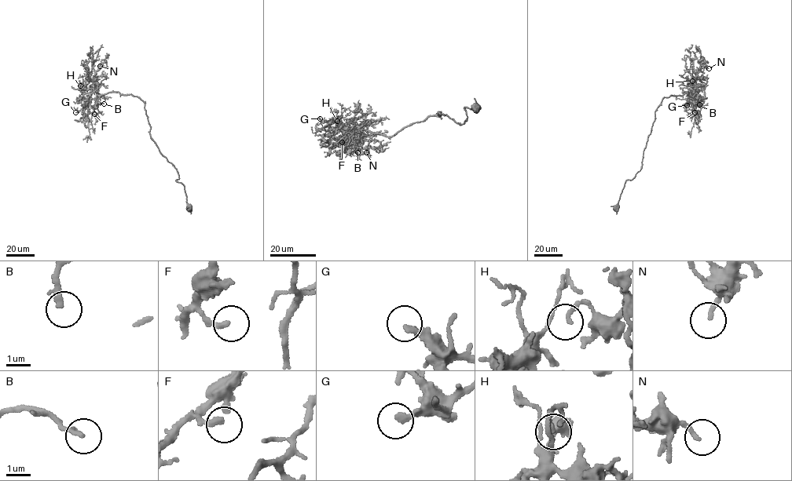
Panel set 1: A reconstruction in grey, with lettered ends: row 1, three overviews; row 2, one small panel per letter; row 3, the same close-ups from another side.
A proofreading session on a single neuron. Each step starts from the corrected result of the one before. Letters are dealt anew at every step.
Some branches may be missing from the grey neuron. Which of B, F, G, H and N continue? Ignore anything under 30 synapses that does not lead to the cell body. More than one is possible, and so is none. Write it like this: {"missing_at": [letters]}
{"missing_at": ["B", "F"]}

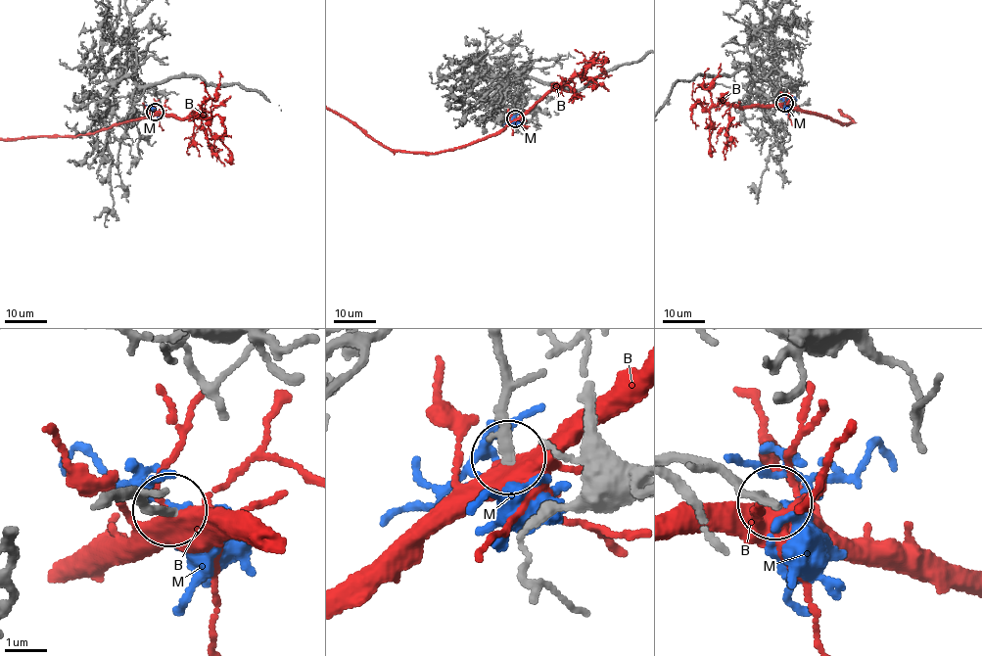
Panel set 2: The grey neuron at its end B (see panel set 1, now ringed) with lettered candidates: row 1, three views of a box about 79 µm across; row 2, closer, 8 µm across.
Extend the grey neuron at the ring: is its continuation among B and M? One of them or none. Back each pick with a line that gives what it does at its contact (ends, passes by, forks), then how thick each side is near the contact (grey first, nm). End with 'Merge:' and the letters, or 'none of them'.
M: It forks there. Thickness 200 nm (grey) against 190 nm
Merge: M

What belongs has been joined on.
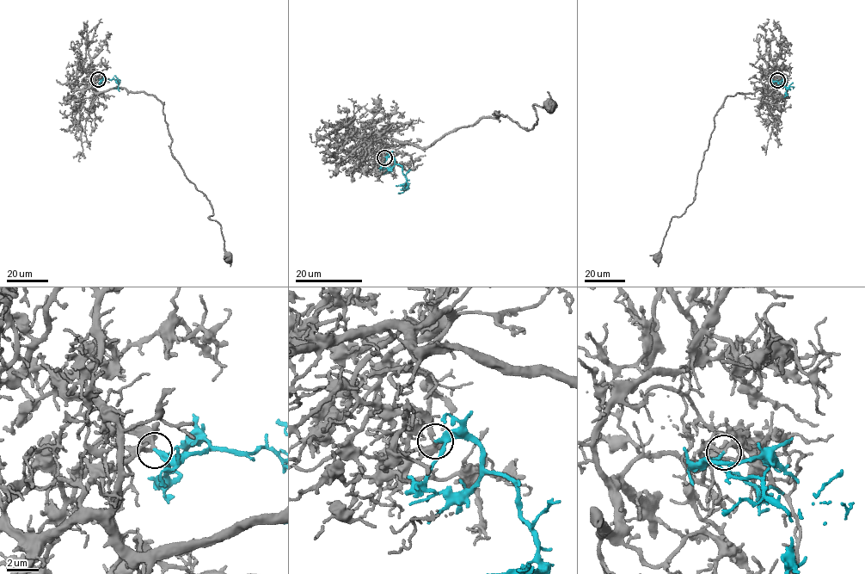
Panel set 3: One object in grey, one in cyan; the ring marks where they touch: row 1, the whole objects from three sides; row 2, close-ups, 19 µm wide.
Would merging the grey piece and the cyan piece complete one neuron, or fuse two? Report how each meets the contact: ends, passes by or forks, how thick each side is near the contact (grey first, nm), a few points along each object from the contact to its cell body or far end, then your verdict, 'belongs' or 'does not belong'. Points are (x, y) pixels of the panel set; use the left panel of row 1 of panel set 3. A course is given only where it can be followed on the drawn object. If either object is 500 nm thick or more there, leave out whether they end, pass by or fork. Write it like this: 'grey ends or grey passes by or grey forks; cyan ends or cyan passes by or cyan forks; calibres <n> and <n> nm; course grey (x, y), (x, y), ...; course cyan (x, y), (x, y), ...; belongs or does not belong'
grey passes by; cyan passes by; calibres 240 and 160 nm; course grey (99, 79), (87, 83), (95, 92), (144, 91), (162, 104), (171, 154), (211, 204), (228, 258); course cyan (99, 79), (113, 78), (119, 82), (118, 87), (113, 87); belongs

